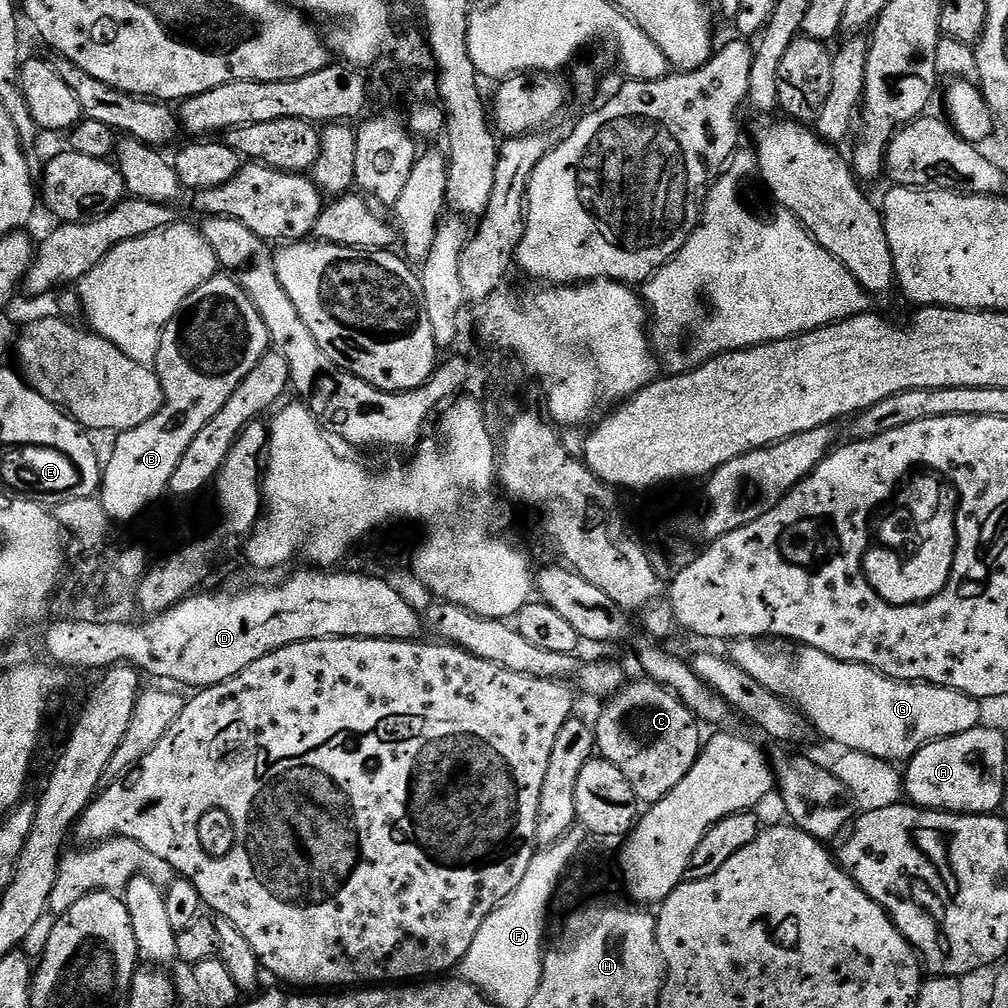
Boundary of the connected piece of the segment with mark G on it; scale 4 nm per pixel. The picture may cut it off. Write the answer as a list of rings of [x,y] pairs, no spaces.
[[[760,638],[747,640],[730,640],[726,644],[726,655],[734,661],[758,686],[766,686],[770,694],[781,696],[782,699],[791,702],[799,711],[808,718],[809,725],[816,728],[828,740],[841,744],[841,749],[849,752],[861,752],[862,754],[874,754],[874,758],[891,760],[893,762],[907,762],[913,754],[922,746],[926,746],[931,740],[941,740],[954,734],[966,734],[966,730],[974,730],[981,727],[980,708],[981,701],[967,696],[953,688],[940,688],[936,684],[923,682],[909,682],[906,680],[892,680],[883,676],[881,672],[875,672],[873,668],[865,664],[851,664],[830,658],[822,654],[822,650],[801,647],[800,657],[795,660],[784,652],[775,648],[775,643],[765,642]]]

